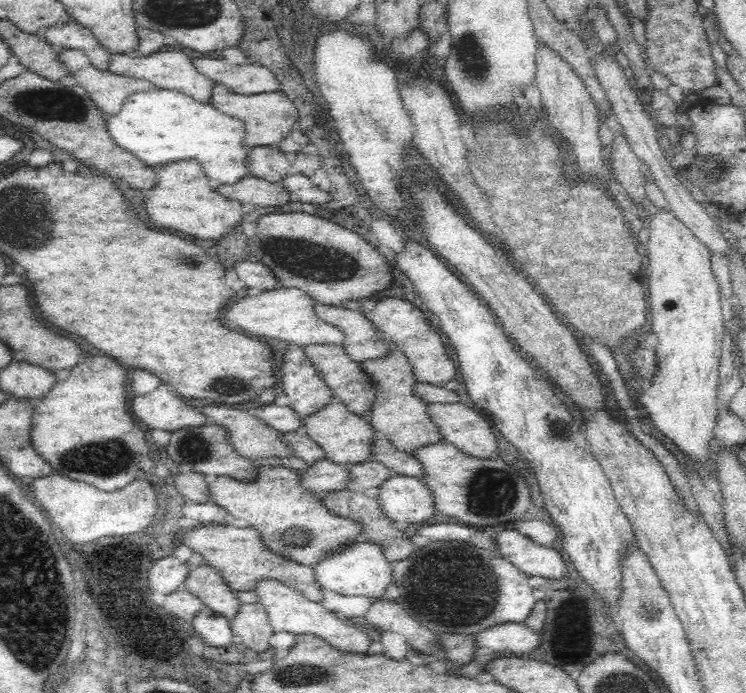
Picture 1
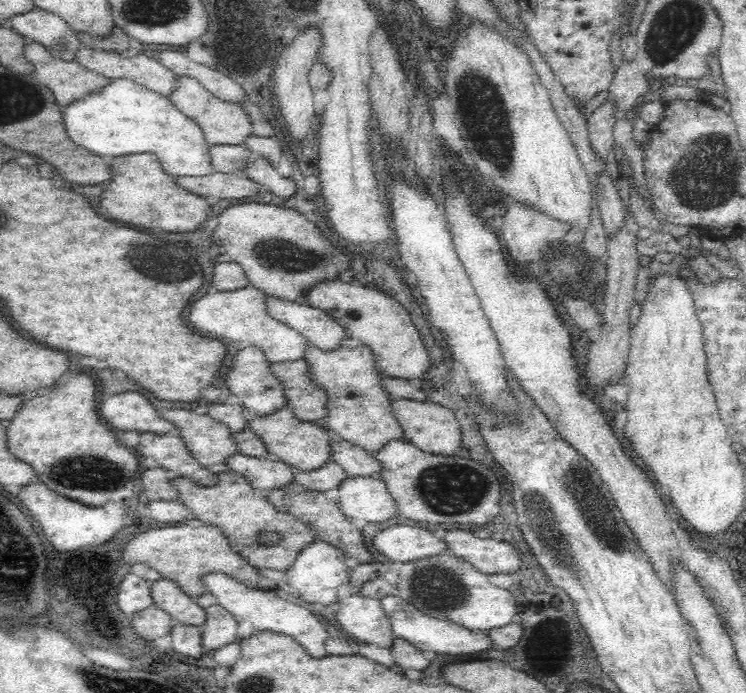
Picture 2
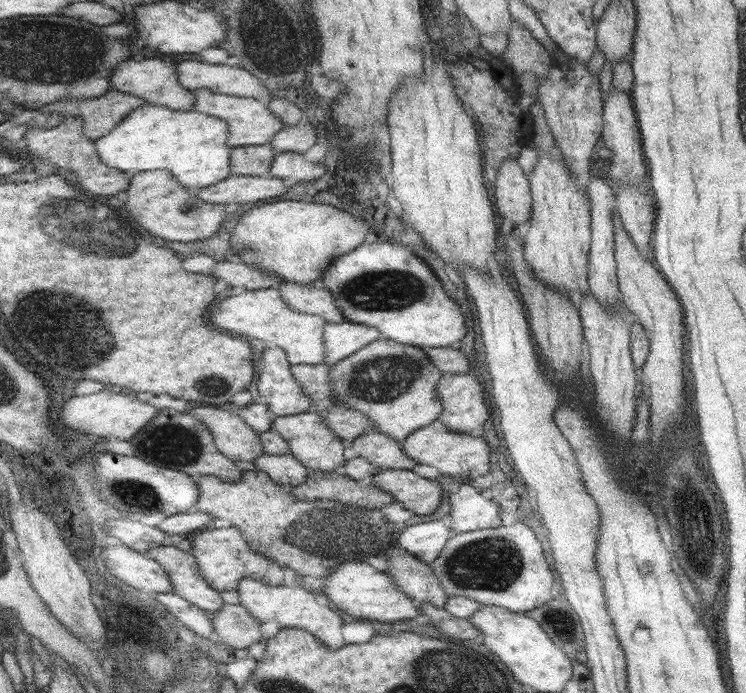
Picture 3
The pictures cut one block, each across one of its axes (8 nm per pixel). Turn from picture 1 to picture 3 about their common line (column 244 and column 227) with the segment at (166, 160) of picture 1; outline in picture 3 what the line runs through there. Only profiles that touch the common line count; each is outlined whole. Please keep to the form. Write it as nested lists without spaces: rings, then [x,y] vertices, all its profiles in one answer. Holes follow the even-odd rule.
[[[148,103],[132,111],[109,135],[95,139],[102,160],[128,173],[171,170],[182,186],[197,191],[233,175],[227,120],[198,112]]]

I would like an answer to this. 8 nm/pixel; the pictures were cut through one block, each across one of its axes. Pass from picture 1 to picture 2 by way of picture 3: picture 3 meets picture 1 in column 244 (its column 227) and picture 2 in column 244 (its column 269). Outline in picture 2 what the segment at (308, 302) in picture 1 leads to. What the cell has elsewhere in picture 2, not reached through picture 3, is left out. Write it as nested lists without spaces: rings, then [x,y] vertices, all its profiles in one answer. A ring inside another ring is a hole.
[[[250,286],[236,291],[225,292],[212,290],[208,296],[196,302],[192,308],[192,326],[216,334],[216,338],[236,341],[242,345],[258,347],[266,351],[268,360],[279,363],[287,360],[296,360],[304,357],[311,348],[307,337],[296,329],[290,328],[284,321],[272,316],[269,310],[271,296],[266,292]]]

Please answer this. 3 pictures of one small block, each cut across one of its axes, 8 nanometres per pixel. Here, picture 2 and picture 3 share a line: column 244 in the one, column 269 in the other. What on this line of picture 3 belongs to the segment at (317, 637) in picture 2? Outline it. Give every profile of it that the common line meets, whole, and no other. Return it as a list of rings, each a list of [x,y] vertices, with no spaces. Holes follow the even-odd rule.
[[[255,578],[242,579],[238,590],[241,603],[262,622],[276,621],[286,628],[303,628],[315,634],[330,648],[344,648],[349,643],[344,636],[344,618],[328,607],[317,589],[304,588],[301,584],[293,587],[282,585],[272,586]]]

